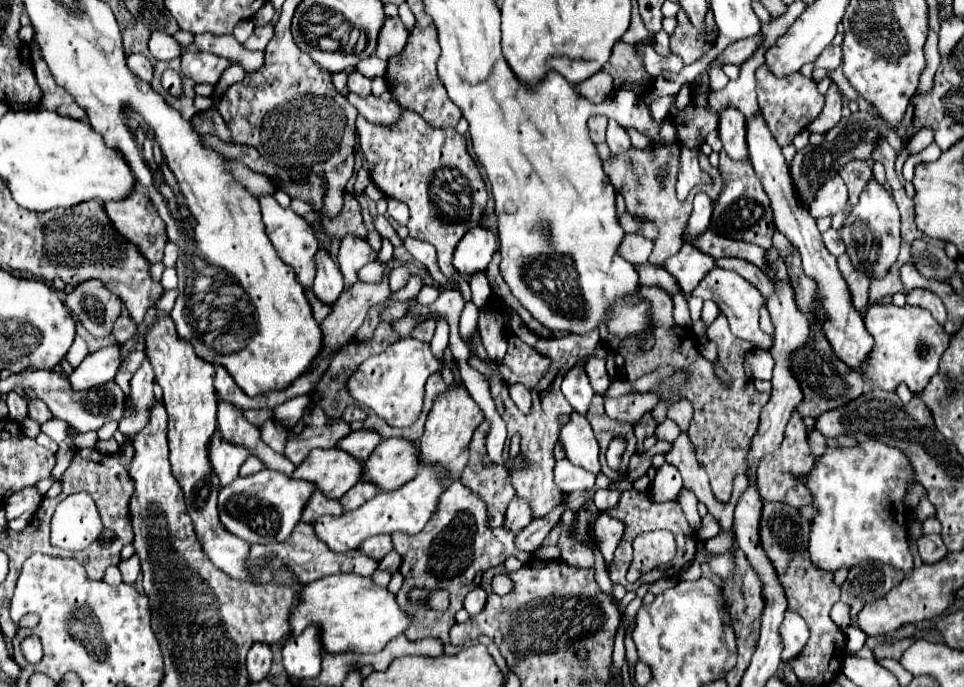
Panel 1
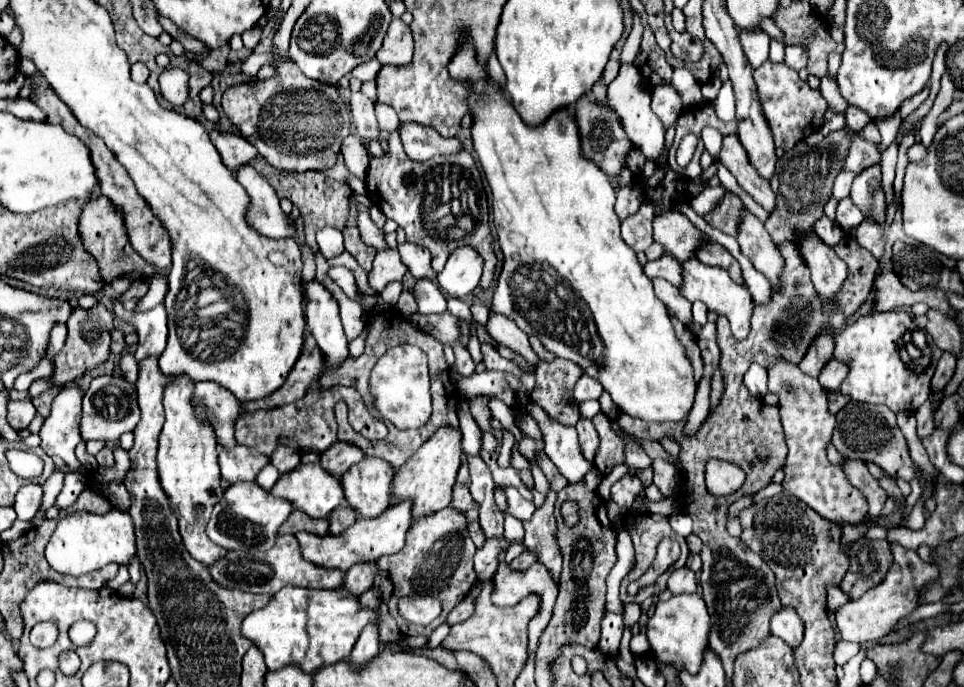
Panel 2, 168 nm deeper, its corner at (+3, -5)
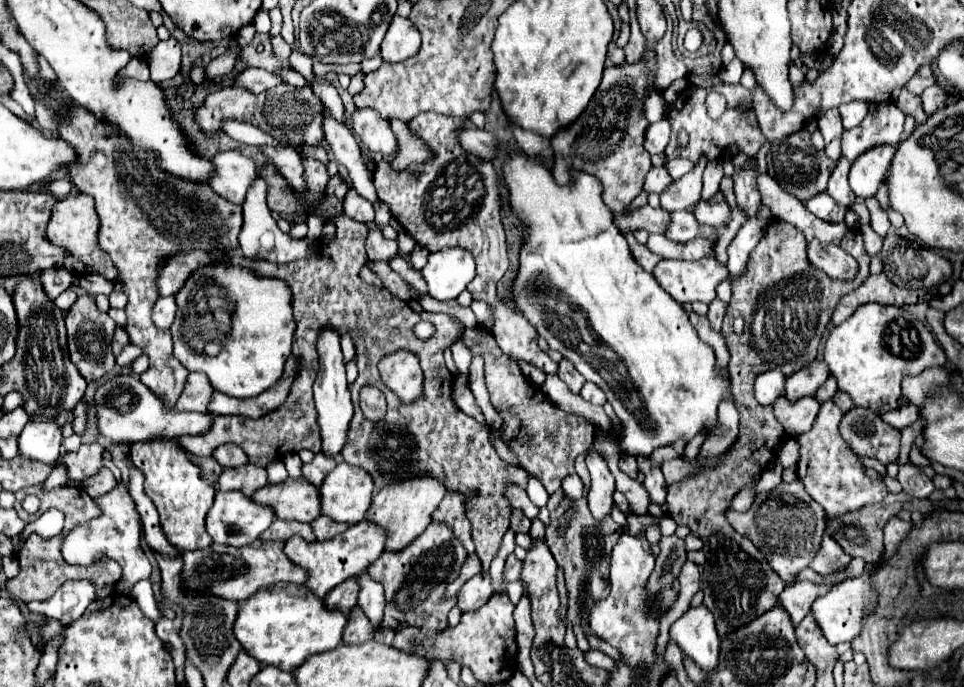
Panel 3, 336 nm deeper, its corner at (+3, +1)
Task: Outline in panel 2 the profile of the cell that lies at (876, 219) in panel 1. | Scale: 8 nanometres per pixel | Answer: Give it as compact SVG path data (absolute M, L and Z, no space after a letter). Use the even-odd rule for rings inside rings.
M878 164L858 174L858 178L852 184L850 198L866 218L872 216L876 224L886 226L886 194L882 192Z

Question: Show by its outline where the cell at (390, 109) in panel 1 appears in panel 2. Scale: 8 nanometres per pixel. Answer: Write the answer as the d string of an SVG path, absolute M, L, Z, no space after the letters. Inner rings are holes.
M416 122L400 124L398 132L404 152L416 162L430 160L438 154L454 154L462 148L462 142L458 138L442 138L434 128Z

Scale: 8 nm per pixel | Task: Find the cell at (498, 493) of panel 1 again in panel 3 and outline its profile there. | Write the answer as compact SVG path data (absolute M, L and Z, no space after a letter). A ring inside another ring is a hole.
M448 492L440 506L432 514L432 522L442 522L454 530L454 536L466 546L468 554L474 554L474 542L470 538L470 522L464 510L464 498L456 492Z

